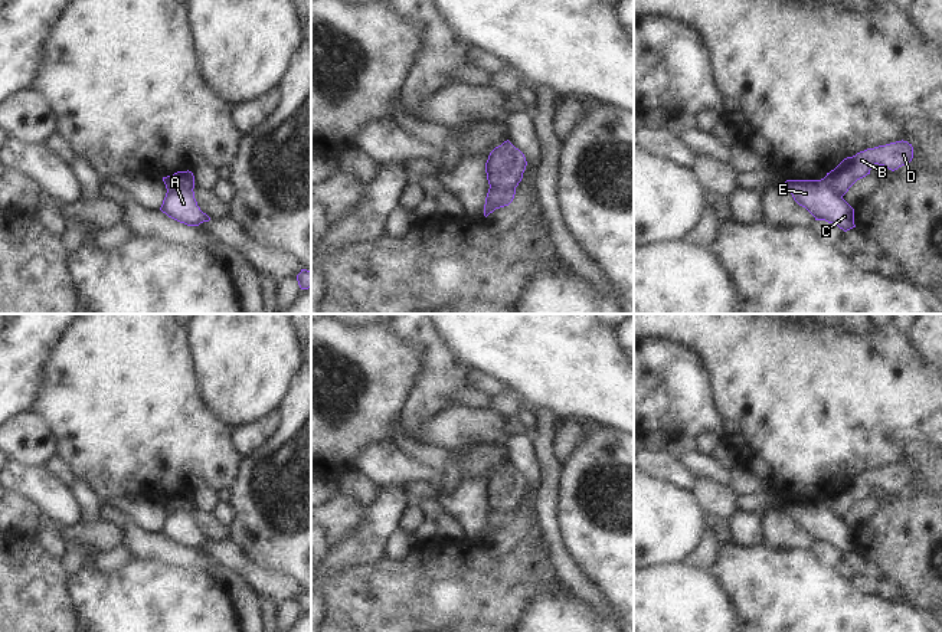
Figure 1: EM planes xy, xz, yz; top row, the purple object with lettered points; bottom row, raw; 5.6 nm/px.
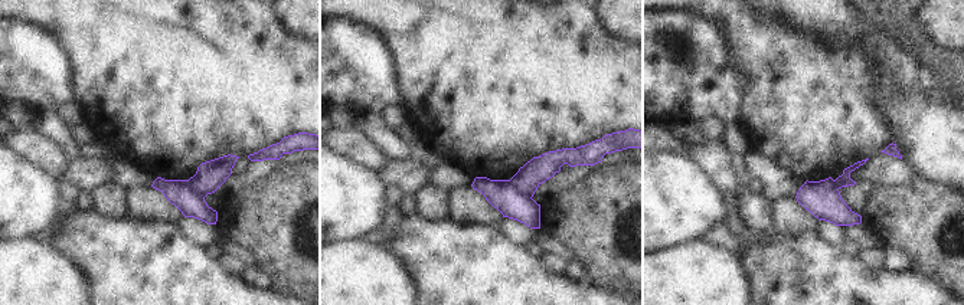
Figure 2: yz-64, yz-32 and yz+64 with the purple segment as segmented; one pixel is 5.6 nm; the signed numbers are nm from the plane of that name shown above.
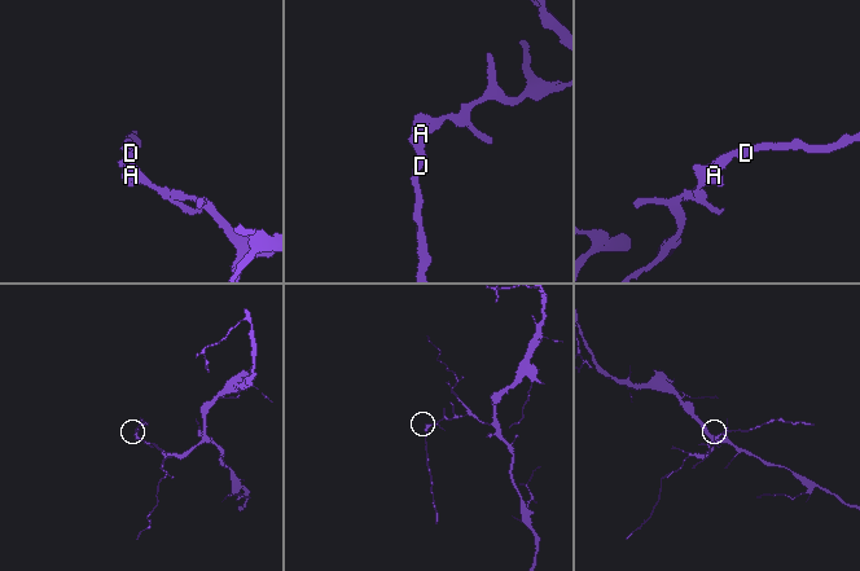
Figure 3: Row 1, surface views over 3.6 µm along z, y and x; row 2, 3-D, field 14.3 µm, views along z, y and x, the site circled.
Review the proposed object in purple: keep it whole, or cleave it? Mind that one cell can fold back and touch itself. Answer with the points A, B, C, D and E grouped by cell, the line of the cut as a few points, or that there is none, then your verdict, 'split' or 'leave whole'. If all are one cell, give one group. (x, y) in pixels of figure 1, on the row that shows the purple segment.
groups A C E / B D; cut xy (192, 187), (176, 187), (167, 192); split

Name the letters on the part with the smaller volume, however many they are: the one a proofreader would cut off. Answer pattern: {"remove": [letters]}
{"remove": ["B", "D"]}

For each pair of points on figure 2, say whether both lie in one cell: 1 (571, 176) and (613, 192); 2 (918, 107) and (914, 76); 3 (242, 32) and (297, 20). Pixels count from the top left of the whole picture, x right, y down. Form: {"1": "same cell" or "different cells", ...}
{"1": "different cells", "2": "different cells", "3": "different cells"}

